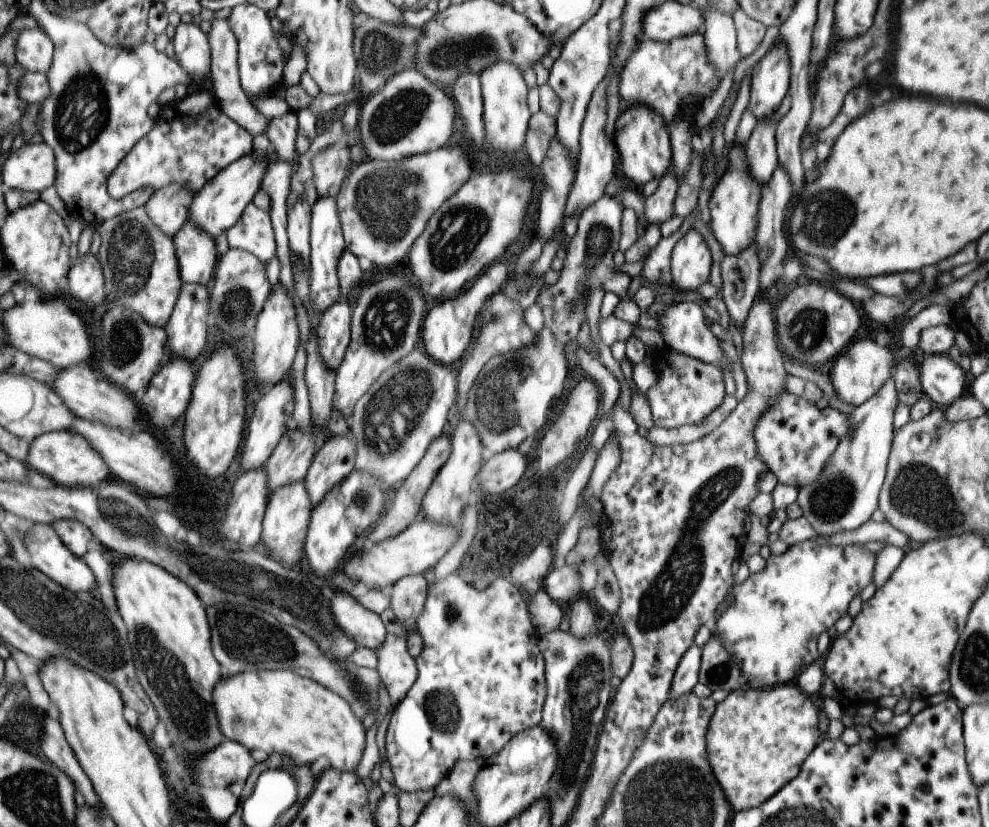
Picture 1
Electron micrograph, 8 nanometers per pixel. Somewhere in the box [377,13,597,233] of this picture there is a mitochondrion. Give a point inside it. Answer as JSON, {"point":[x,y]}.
{"point":[451,53]}

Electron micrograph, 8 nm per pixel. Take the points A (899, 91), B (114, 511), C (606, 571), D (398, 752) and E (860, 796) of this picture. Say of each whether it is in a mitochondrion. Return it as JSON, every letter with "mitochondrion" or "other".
{"A":"other","B":"mitochondrion","C":"other","D":"other","E":"other"}

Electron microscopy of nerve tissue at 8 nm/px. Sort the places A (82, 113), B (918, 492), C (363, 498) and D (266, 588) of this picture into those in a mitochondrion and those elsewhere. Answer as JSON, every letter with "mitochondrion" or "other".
{"A":"mitochondrion","B":"mitochondrion","C":"mitochondrion","D":"mitochondrion"}

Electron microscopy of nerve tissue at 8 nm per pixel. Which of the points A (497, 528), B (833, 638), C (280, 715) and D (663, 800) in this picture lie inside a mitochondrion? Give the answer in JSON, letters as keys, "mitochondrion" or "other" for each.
{"A":"other","B":"other","C":"other","D":"mitochondrion"}

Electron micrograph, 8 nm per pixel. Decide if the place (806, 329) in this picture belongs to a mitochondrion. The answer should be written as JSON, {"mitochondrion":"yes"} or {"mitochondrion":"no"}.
{"mitochondrion":"yes"}

